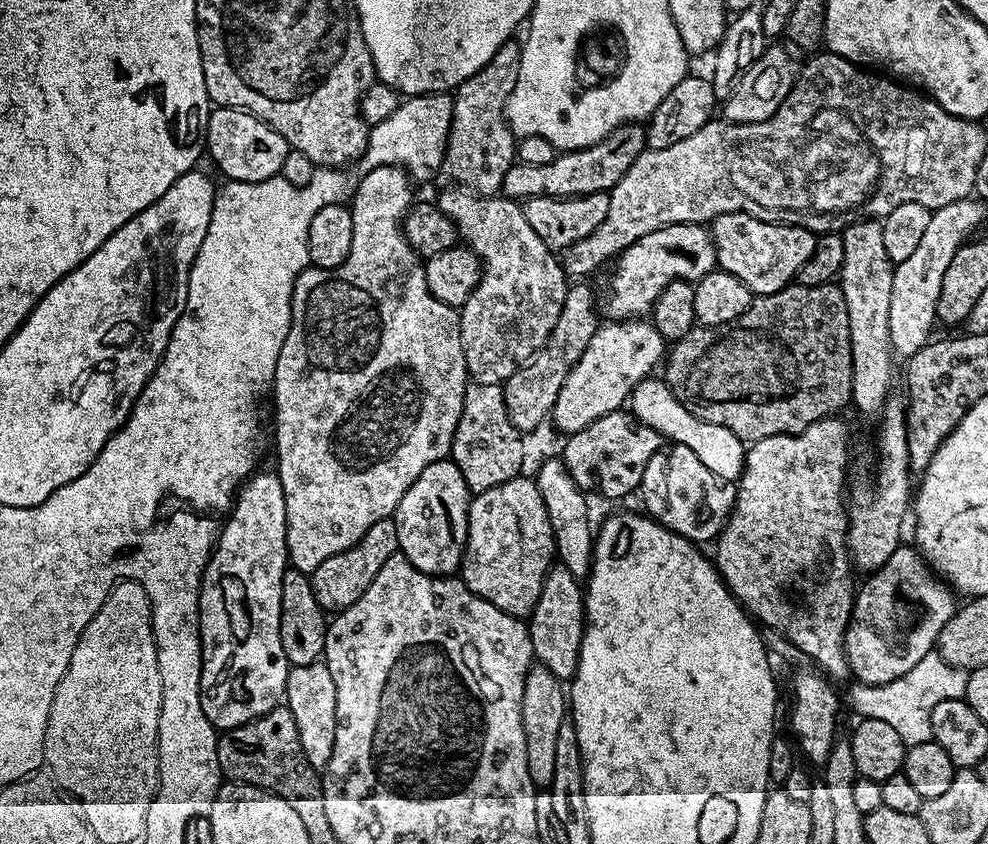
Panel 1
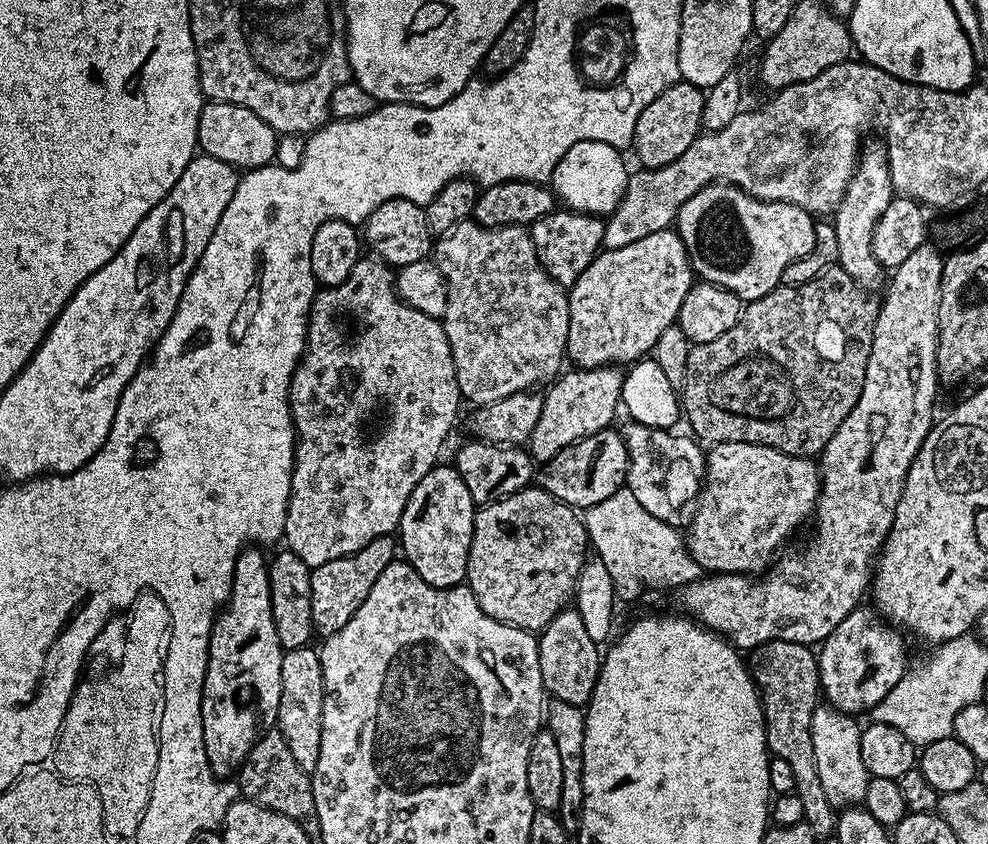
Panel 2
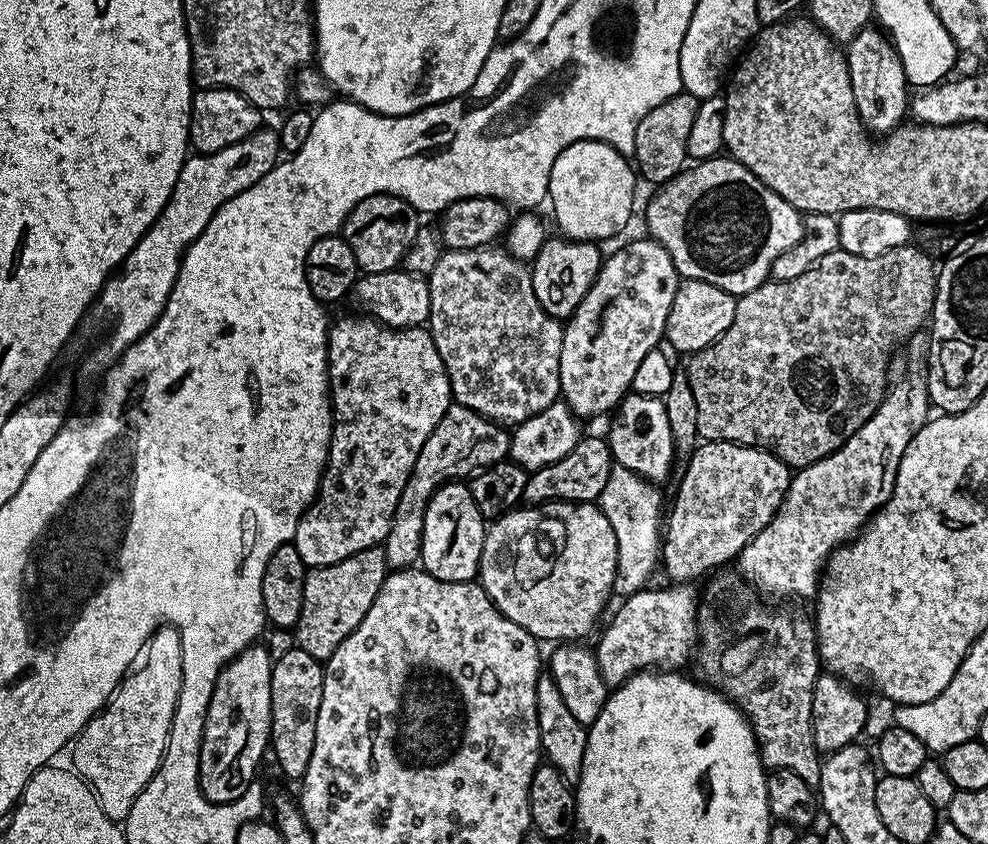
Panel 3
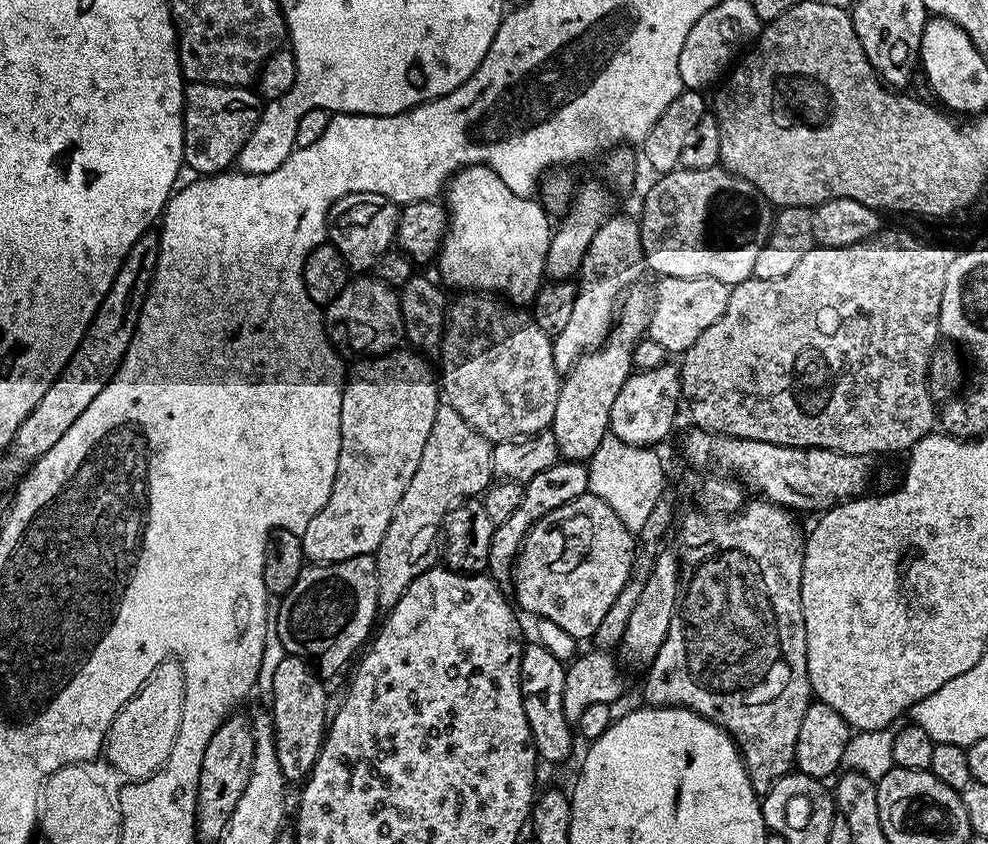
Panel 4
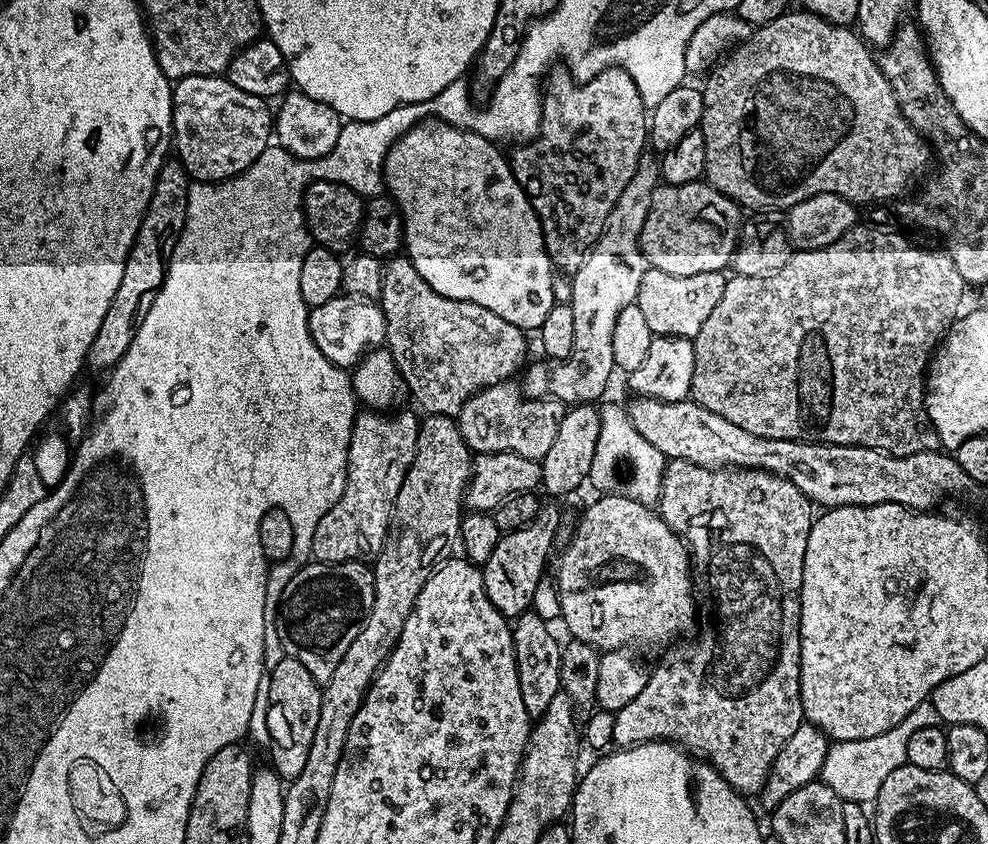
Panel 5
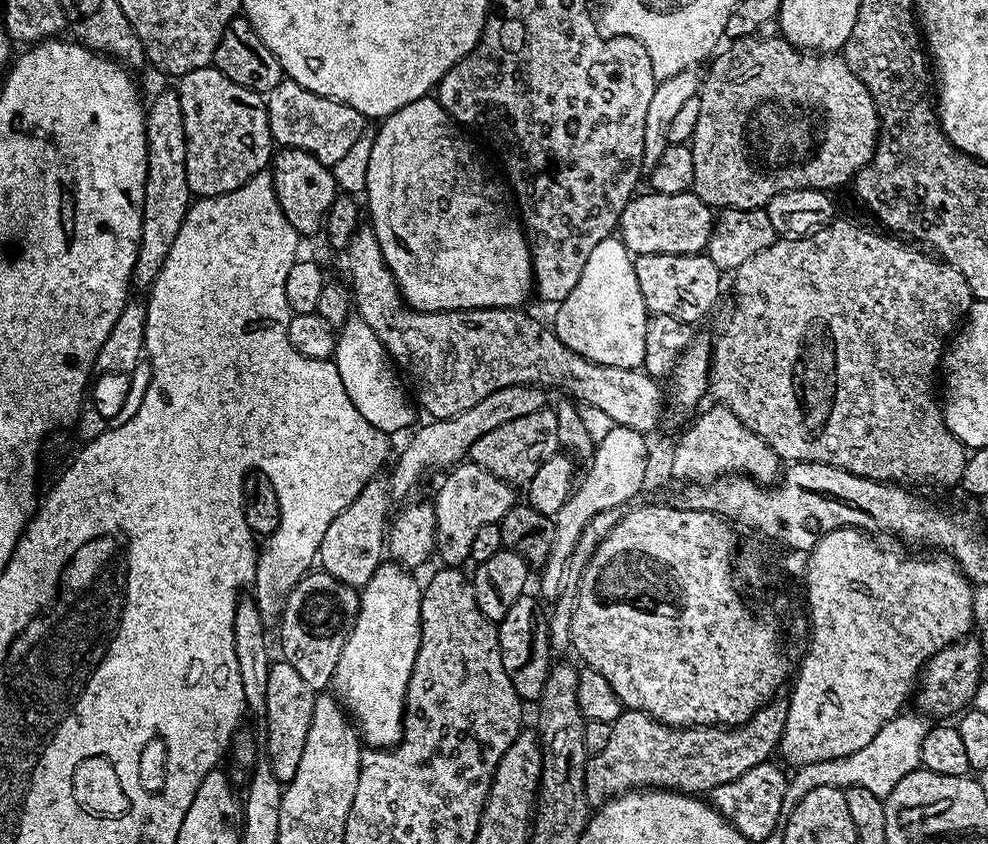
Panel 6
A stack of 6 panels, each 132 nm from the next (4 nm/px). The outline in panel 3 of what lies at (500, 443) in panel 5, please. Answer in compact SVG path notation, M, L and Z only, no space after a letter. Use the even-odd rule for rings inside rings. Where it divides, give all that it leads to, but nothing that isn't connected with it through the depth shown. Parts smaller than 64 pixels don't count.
M500 246L444 250L438 266L427 276L430 314L426 325L442 354L450 378L452 399L501 426L515 426L534 418L560 396L560 355L564 324L554 319L534 298L532 273L525 261Z

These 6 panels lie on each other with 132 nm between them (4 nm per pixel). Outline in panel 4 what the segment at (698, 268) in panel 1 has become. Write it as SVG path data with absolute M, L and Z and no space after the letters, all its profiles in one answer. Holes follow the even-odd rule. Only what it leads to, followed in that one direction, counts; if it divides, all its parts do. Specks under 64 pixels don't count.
M633 286L624 293L612 330L604 343L593 352L587 352L563 377L550 431L565 460L588 462L598 450L604 436L610 432L610 406L614 406L618 390L622 390L622 386L632 375L632 355L637 342L645 339L648 330L650 292L647 287L640 287Z

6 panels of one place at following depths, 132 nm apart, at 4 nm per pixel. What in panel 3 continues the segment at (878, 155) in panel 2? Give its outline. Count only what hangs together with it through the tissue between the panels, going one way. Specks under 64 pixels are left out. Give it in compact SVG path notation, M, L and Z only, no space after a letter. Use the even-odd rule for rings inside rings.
M869 26L848 41L846 55L854 102L865 129L872 134L887 134L901 127L910 108L910 85L892 41L879 27Z

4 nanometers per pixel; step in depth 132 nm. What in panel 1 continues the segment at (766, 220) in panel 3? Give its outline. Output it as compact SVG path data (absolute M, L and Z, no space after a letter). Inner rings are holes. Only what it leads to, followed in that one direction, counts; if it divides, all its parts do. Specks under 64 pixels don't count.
M731 212L722 214L717 220L711 221L710 231L712 241L716 247L716 263L719 271L734 274L734 278L742 278L746 286L752 291L753 297L774 294L778 290L787 288L796 278L796 271L814 254L817 233L809 228L800 228L797 224L771 224L762 222L745 212Z

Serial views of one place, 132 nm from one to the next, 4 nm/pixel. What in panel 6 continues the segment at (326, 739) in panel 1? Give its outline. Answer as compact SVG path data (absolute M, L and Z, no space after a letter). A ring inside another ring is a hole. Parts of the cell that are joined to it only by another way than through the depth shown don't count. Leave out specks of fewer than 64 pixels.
M284 659L273 663L270 678L266 685L266 718L263 727L268 727L268 753L266 759L274 778L280 780L281 785L287 786L298 774L298 762L302 762L302 750L306 747L306 734L310 726L310 718L314 714L314 702L317 693Z

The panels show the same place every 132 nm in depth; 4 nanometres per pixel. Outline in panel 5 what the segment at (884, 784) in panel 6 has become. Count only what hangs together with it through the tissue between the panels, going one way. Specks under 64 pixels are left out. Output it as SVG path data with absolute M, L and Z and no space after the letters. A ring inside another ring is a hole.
M930 702L919 704L898 726L886 730L886 734L874 734L874 738L858 738L857 740L838 740L829 743L826 762L822 762L822 770L818 777L819 783L830 786L838 794L840 800L858 802L865 806L875 805L878 790L882 790L882 782L894 774L903 764L908 763L906 746L910 737L917 730L926 726L937 726L941 723L938 710Z

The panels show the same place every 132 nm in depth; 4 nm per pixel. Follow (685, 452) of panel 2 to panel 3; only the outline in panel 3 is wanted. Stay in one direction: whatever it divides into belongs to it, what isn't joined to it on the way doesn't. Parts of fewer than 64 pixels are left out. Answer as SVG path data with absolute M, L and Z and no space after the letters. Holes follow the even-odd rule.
M629 394L620 401L612 418L612 429L606 432L606 439L613 461L649 482L666 479L672 472L676 451L663 399L658 396Z

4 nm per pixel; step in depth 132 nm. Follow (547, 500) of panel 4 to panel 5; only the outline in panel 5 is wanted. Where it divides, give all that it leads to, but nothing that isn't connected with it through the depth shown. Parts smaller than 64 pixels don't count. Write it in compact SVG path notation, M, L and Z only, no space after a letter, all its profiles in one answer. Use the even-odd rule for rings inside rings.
M541 503L538 514L526 526L522 526L513 532L503 533L498 546L494 546L494 554L490 554L488 561L482 565L486 594L490 598L490 602L494 602L494 606L503 616L515 618L531 609L534 590L538 590L541 580L545 579L544 567L548 564L548 555L552 552L552 543L555 542L556 531L560 528L560 508L556 504L559 503Z

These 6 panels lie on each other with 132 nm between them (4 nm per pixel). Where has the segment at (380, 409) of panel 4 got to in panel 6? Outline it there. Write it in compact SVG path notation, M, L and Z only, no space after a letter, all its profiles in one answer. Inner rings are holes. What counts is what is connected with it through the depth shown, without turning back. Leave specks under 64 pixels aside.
M380 479L369 480L365 488L354 498L354 502L350 502L350 506L346 506L346 510L342 510L338 518L329 520L324 525L326 534L322 537L319 567L338 578L338 582L346 582L357 590L363 589L364 584L370 582L374 570L378 570L386 556L386 529L390 524L390 484L387 479Z

